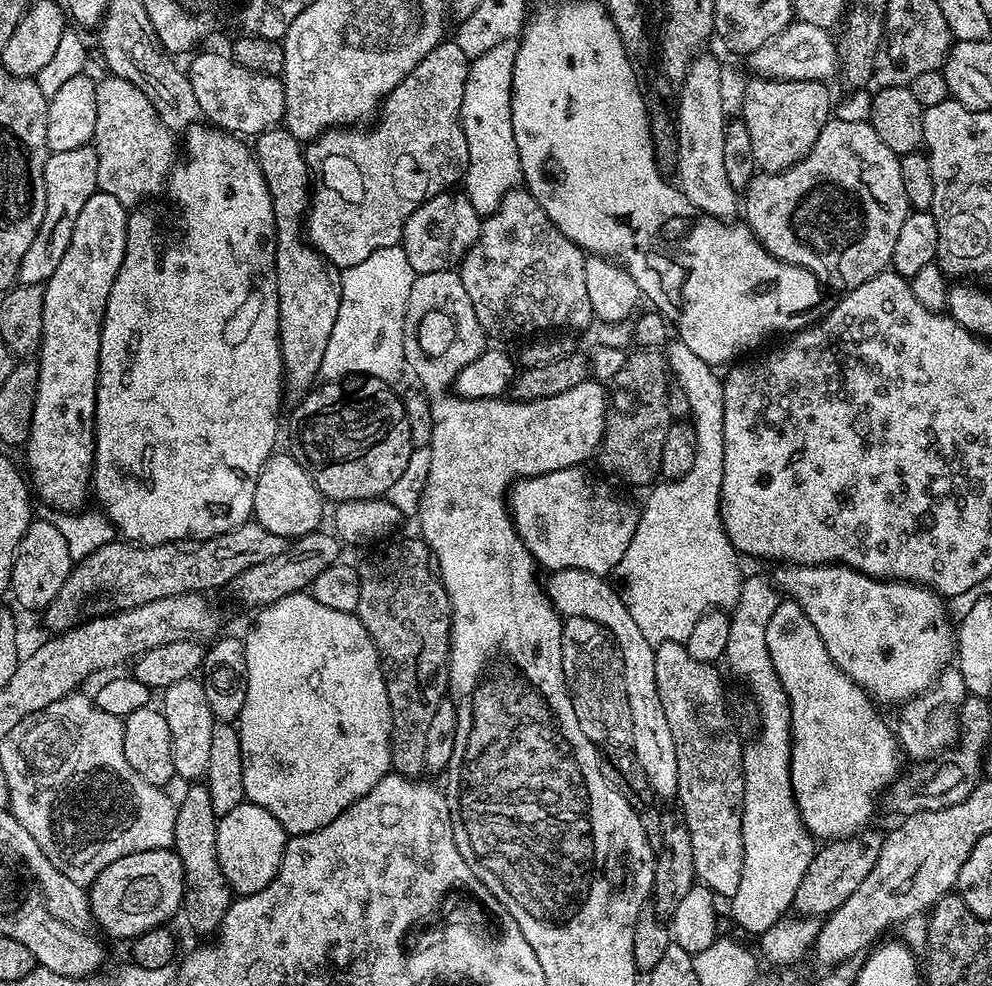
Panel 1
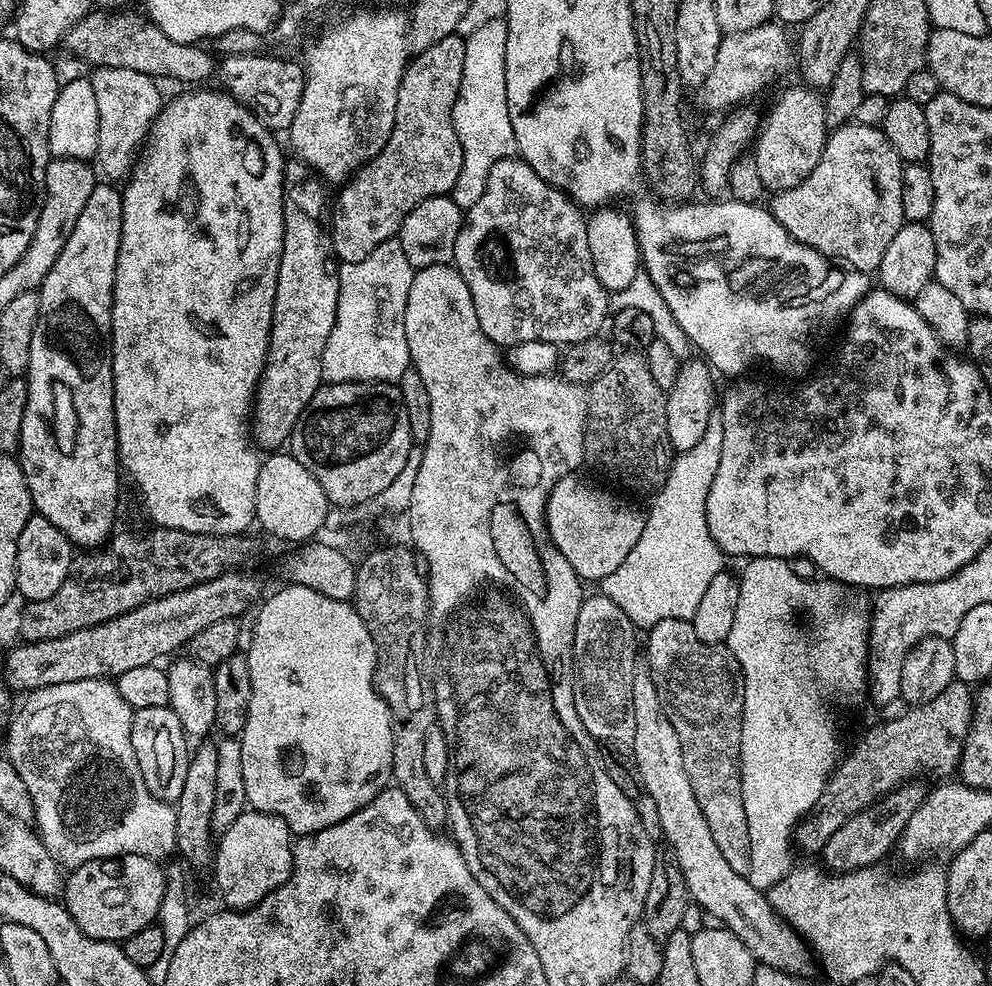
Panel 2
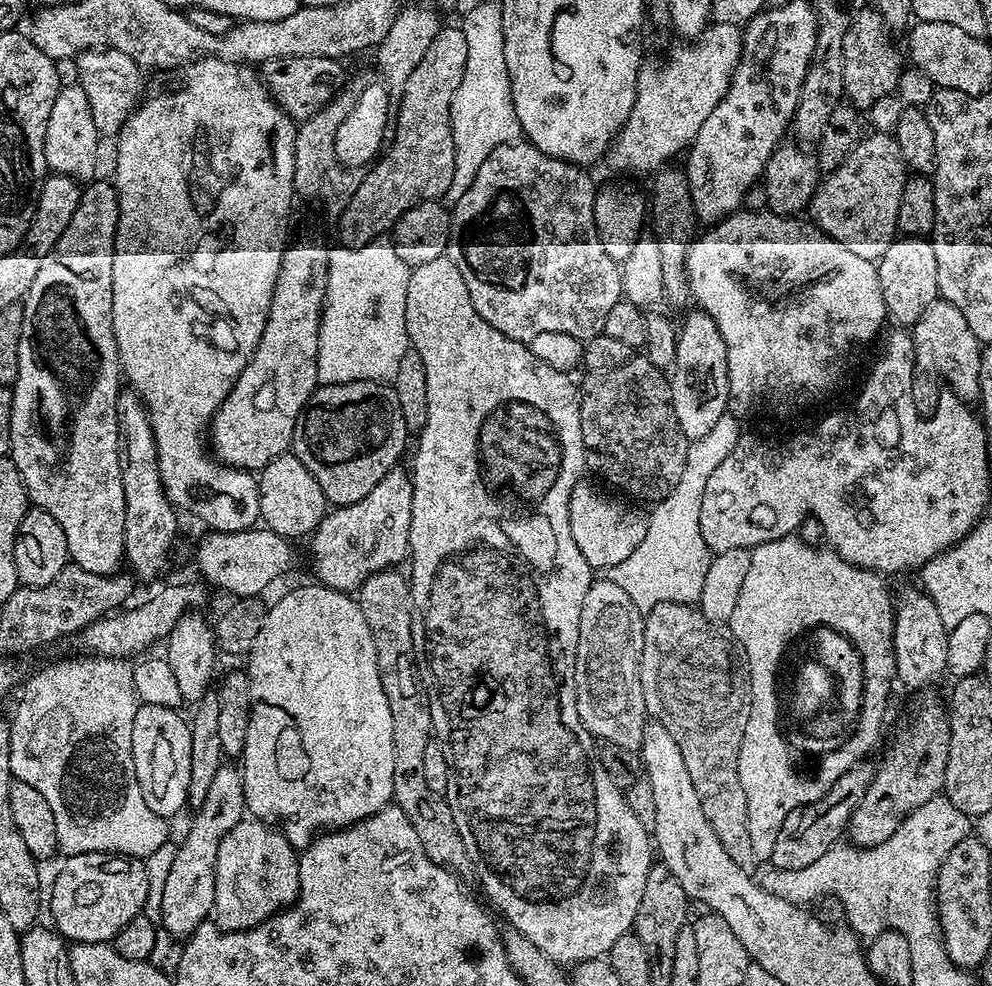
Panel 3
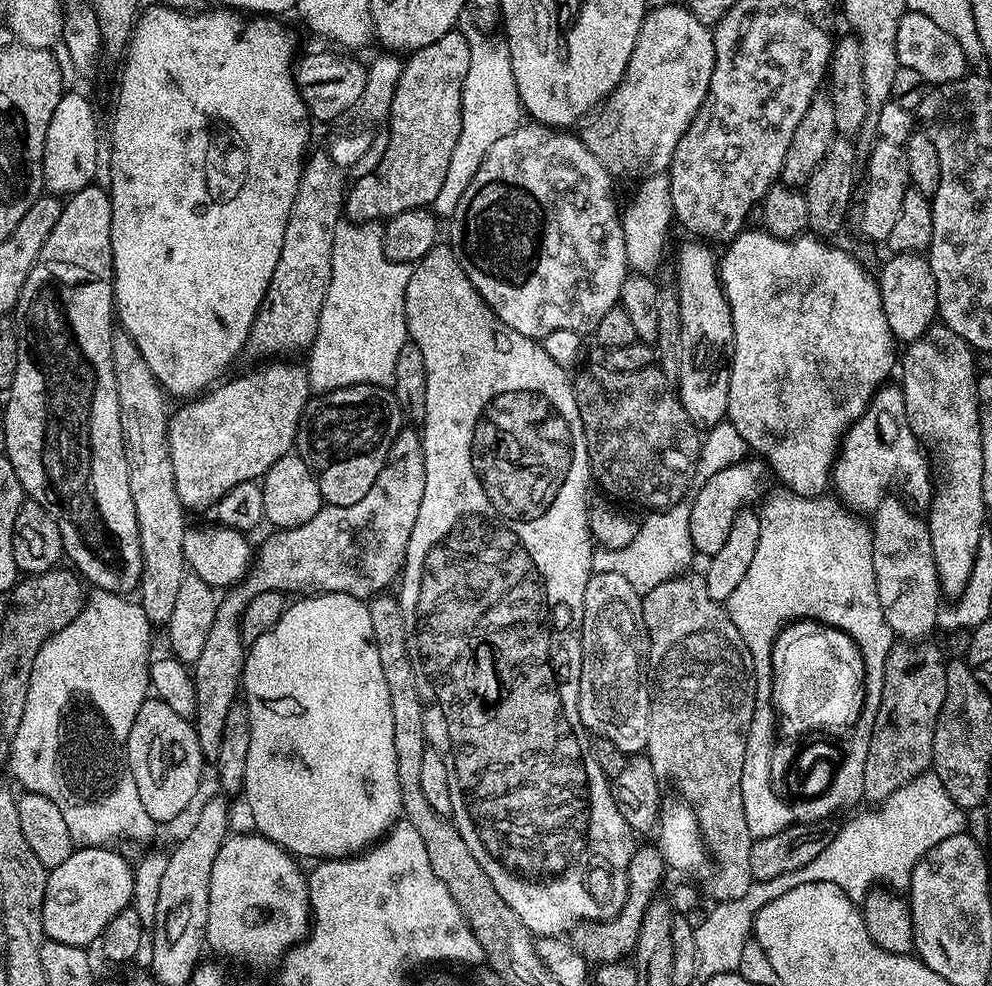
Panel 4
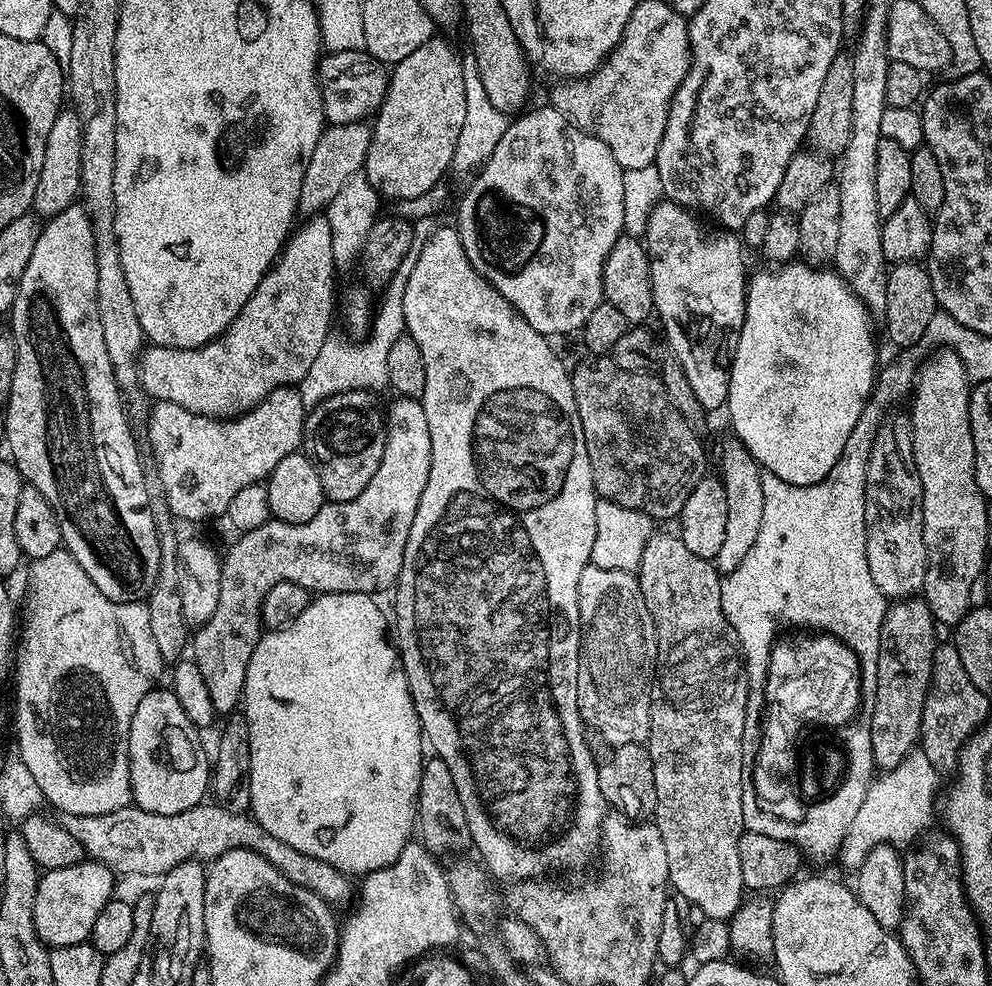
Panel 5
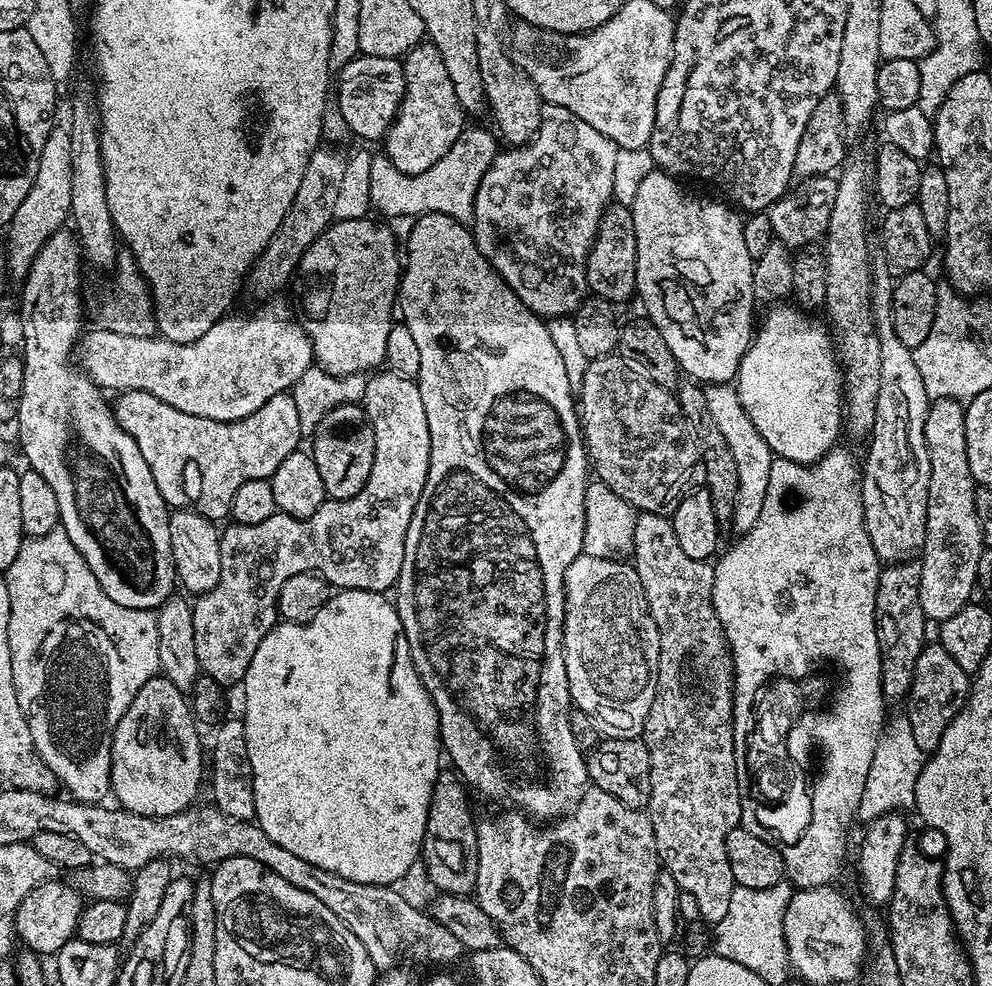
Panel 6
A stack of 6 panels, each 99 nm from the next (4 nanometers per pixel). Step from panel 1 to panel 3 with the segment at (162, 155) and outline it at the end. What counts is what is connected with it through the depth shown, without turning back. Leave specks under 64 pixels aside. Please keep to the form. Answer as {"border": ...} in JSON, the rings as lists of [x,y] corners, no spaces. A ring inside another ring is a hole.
{"border":[[[88,48],[75,57],[78,66],[76,83],[86,90],[86,98],[90,102],[90,114],[94,118],[94,126],[101,137],[112,138],[119,133],[126,118],[135,110],[145,91],[142,69],[122,50],[117,48]]]}

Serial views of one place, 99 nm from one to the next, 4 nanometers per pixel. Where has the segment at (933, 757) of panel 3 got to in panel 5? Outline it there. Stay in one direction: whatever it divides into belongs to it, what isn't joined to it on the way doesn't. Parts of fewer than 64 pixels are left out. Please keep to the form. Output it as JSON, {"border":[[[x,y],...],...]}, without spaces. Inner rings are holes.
{"border":[[[919,595],[893,600],[880,627],[878,682],[874,690],[872,715],[867,717],[873,762],[880,770],[897,767],[917,747],[922,726],[922,706],[932,681],[938,625],[928,603]]]}

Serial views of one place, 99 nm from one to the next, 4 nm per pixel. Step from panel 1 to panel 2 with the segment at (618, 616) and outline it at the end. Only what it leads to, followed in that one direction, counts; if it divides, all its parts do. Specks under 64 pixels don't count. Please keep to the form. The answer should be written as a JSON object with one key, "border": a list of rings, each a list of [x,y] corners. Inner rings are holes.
{"border":[[[640,666],[637,667],[634,678],[632,679],[632,709],[634,710],[634,738],[630,745],[631,759],[634,761],[634,771],[638,777],[639,783],[642,785],[643,791],[647,795],[654,798],[654,803],[658,805],[658,818],[660,819],[660,825],[664,831],[663,839],[665,841],[669,840],[672,843],[672,848],[670,848],[671,855],[676,857],[678,866],[684,871],[684,881],[688,887],[687,895],[691,897],[696,904],[703,909],[705,913],[710,917],[713,916],[713,921],[719,922],[723,927],[728,928],[738,939],[744,943],[747,955],[749,957],[757,956],[759,963],[761,965],[775,965],[776,968],[780,970],[786,969],[787,964],[796,964],[800,960],[800,944],[802,946],[802,940],[799,935],[792,928],[789,927],[784,920],[780,918],[779,915],[774,911],[773,905],[770,903],[769,897],[763,892],[759,892],[757,888],[748,881],[747,875],[730,870],[730,864],[726,862],[726,858],[722,858],[722,850],[718,850],[718,845],[714,842],[714,834],[710,834],[710,826],[706,826],[706,818],[702,818],[702,810],[698,806],[698,802],[694,798],[694,790],[690,790],[690,780],[686,778],[686,766],[682,766],[682,746],[678,742],[678,733],[674,731],[674,726],[670,726],[670,718],[666,718],[666,710],[662,706],[662,702],[658,698],[658,694],[654,690],[654,682],[652,681],[652,674],[648,671],[647,667]]]}

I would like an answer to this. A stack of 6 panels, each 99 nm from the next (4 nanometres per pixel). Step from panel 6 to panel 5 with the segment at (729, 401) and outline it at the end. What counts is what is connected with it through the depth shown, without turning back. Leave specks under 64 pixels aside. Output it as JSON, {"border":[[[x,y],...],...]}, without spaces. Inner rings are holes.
{"border":[[[729,438],[725,442],[718,475],[726,490],[726,535],[714,561],[717,572],[721,574],[733,572],[738,562],[750,554],[754,541],[758,539],[758,529],[762,526],[762,506],[766,506],[766,501],[762,499],[761,471],[755,458],[737,439]]]}

